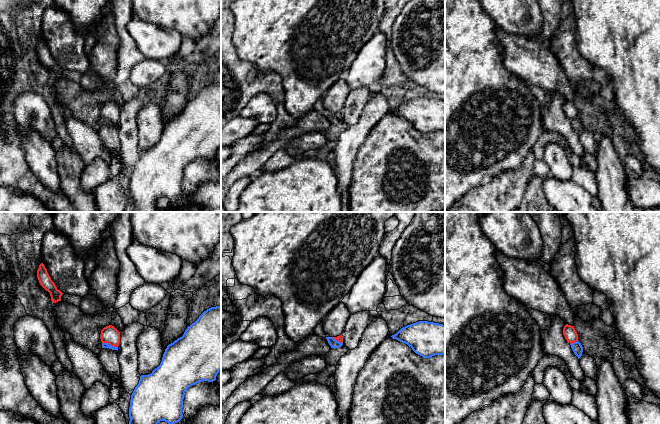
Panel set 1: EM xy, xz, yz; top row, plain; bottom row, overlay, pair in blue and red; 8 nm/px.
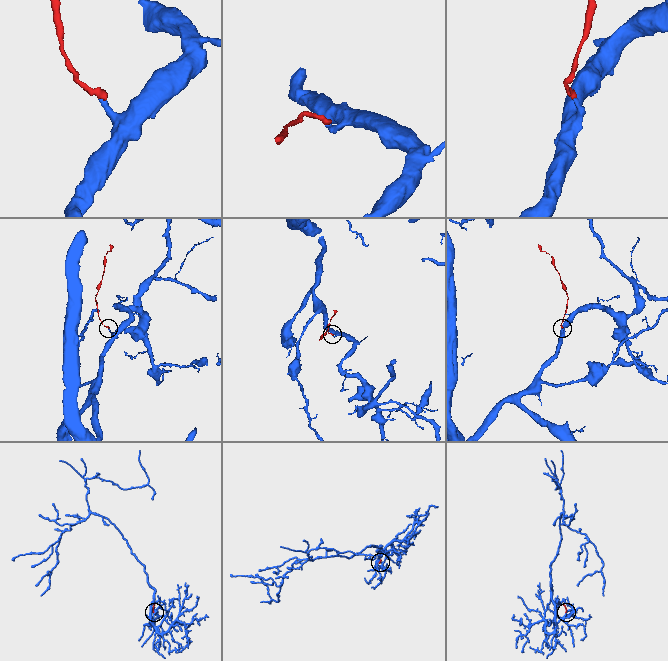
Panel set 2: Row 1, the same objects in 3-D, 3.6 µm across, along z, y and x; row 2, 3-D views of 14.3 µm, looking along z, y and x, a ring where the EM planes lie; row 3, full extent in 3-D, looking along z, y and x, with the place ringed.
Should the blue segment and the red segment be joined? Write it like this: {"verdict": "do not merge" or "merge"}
{"verdict": "do not merge"}

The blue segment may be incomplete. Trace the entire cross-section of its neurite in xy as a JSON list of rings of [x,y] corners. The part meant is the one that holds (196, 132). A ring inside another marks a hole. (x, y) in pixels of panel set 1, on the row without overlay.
[[[221,82],[211,83],[187,103],[182,113],[165,125],[160,141],[151,150],[141,151],[130,176],[129,201],[123,212],[156,212],[156,201],[165,197],[169,201],[179,198],[182,193],[183,175],[186,166],[202,157],[213,158],[221,146]]]

